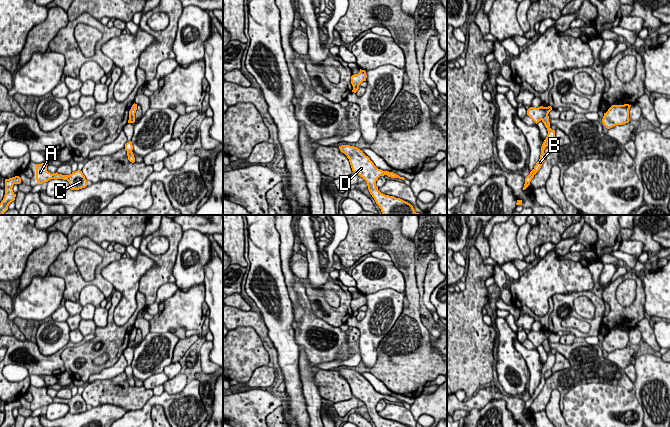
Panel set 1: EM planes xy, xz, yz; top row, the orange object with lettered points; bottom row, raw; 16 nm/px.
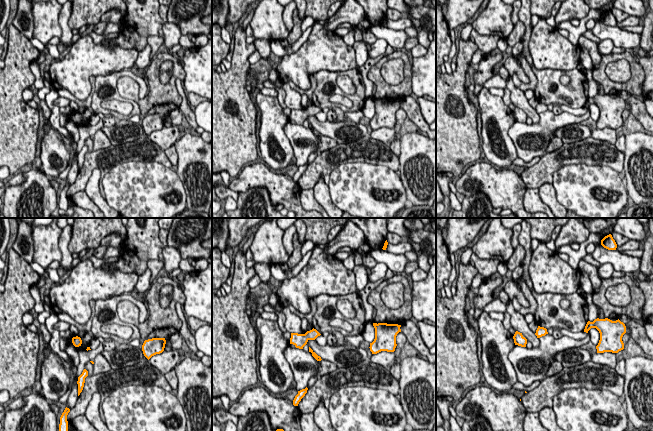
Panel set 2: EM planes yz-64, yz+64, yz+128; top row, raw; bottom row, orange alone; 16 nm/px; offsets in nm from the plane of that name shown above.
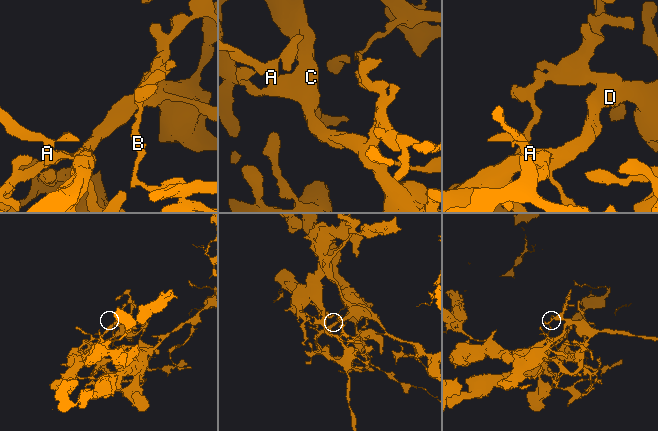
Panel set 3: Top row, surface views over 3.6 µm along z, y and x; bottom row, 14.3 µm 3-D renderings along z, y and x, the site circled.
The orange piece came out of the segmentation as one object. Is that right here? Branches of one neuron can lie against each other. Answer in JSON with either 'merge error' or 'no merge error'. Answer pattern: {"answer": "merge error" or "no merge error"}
{"answer": "no merge error"}

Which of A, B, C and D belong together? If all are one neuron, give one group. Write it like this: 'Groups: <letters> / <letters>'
Groups: A B C D

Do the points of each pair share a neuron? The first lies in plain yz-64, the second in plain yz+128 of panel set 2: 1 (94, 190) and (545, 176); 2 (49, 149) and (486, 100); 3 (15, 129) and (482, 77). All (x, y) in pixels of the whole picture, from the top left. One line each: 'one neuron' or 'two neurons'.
1: two neurons
2: one neuron
3: two neurons

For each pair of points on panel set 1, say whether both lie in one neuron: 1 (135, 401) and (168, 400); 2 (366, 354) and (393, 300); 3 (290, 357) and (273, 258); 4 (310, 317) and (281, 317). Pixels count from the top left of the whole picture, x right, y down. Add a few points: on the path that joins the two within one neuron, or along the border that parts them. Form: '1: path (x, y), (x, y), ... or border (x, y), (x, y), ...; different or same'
1: border (153, 394), (142, 407), (128, 411); different
2: path (369, 340), (377, 329), (377, 322), (383, 310); same
3: path (283, 332), (282, 296), (277, 283); same
4: border (293, 319), (292, 326), (296, 342); different

